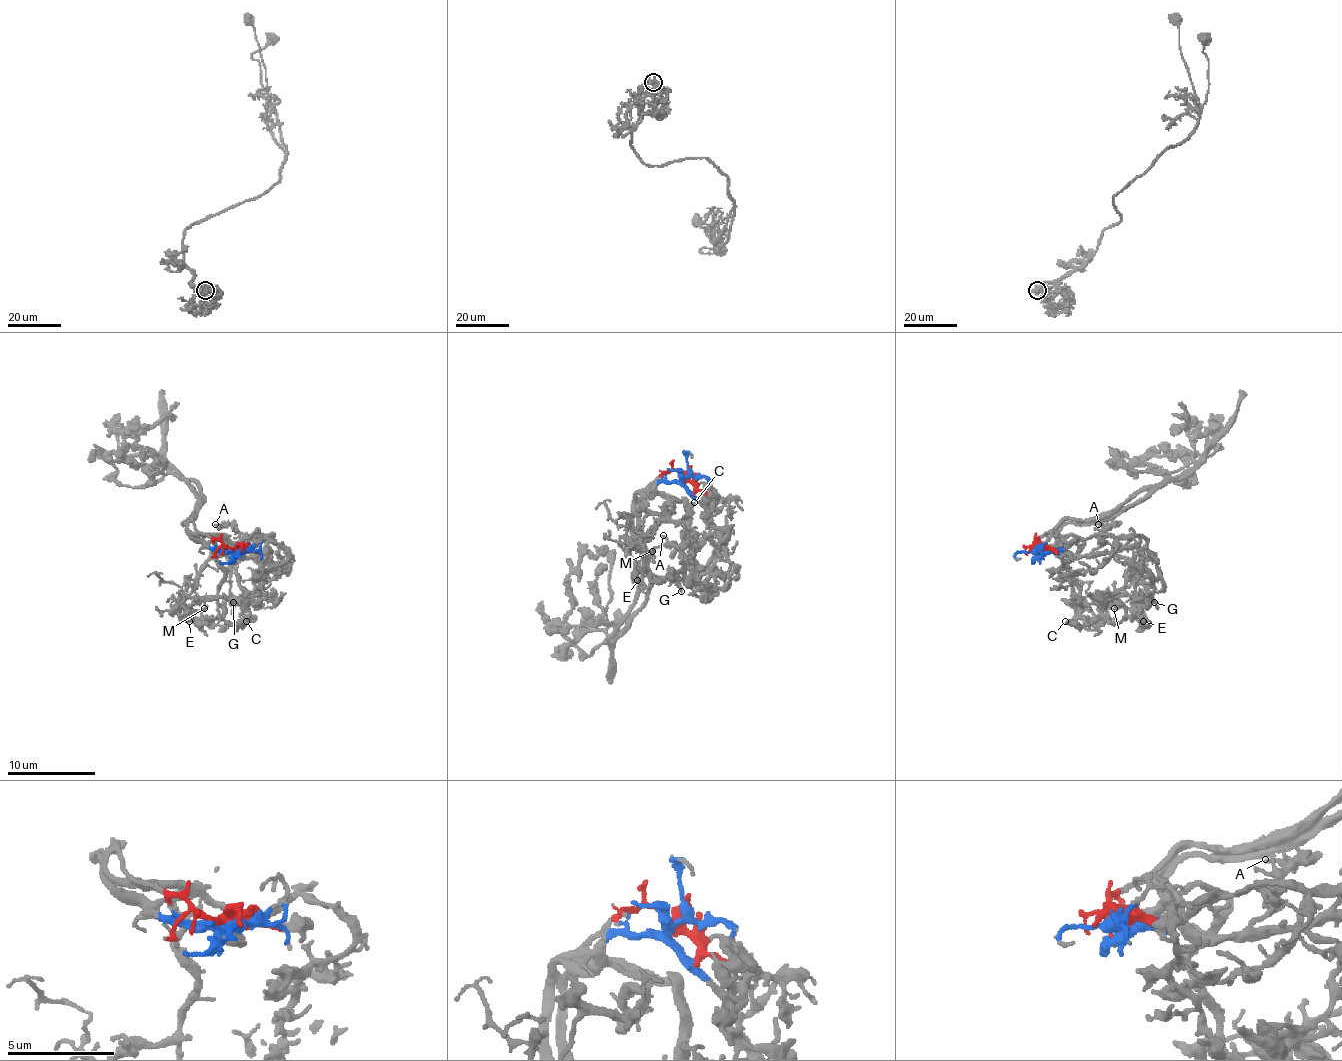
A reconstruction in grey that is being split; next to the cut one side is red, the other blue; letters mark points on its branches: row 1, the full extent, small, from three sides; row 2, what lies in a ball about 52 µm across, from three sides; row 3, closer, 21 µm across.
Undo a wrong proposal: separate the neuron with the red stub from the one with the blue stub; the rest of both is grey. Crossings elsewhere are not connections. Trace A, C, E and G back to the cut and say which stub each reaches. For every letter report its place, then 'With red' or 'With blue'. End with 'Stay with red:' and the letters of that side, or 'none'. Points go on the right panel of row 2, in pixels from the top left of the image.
A: Place: (1098, 524). With red
C: Place: (1065, 621). With blue
E: Place: (1143, 621). With blue
G: Place: (1154, 602). With red
Stay with red: A, G

